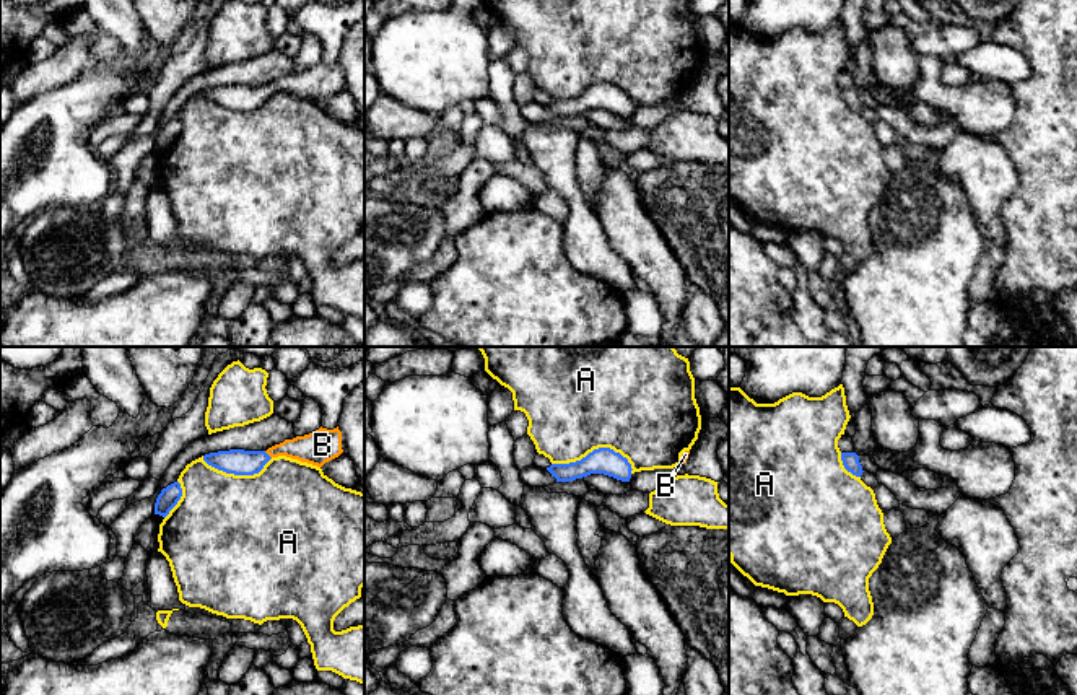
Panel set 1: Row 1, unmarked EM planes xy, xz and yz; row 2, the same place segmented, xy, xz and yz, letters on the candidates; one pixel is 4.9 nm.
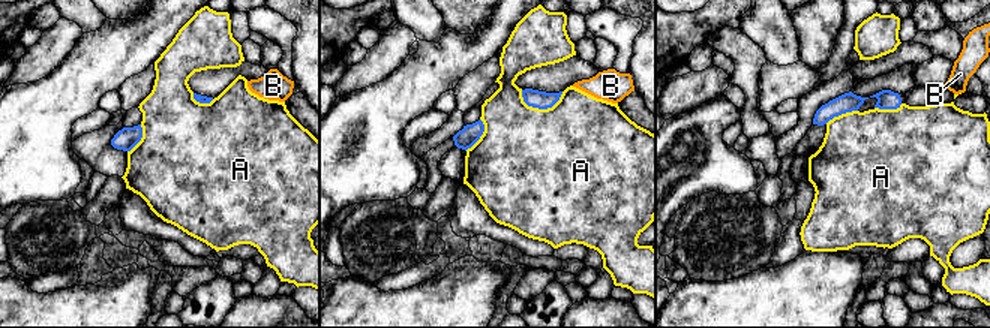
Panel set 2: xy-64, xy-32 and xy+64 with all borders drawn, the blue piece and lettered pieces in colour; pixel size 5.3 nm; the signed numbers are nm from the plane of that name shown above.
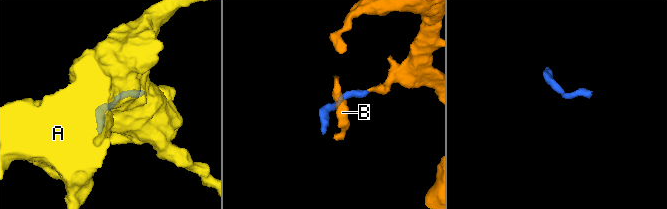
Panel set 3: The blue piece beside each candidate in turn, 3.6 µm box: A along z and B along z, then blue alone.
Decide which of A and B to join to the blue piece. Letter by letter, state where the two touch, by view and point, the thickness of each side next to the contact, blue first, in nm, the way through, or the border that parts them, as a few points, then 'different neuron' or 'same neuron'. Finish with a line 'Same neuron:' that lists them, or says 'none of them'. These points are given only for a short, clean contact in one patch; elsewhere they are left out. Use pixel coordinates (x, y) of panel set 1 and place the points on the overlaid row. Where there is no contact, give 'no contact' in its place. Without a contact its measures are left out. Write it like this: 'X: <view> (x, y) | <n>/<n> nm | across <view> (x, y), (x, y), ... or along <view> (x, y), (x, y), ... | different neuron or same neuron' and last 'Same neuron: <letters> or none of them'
A: xz (594, 450) | 130/500 nm | different neuron
B: xy (267, 454) | 130/160 nm | across xy (235, 461), (254, 461), (267, 454), (285, 448), (316, 448) | same neuron
Same neuron: B

